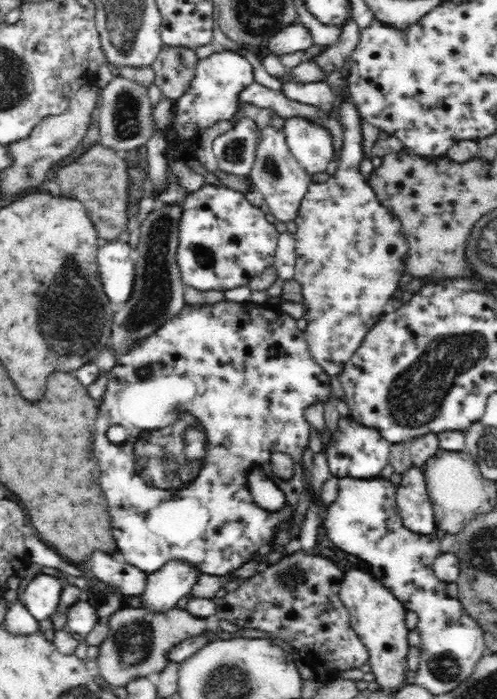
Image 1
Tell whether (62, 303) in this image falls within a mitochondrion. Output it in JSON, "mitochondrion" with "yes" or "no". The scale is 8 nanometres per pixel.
{"mitochondrion":"yes"}

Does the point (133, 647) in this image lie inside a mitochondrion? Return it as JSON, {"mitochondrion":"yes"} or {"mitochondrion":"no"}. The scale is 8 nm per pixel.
{"mitochondrion":"yes"}

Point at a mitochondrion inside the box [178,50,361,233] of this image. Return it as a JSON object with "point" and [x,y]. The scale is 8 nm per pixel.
{"point":[235,150]}

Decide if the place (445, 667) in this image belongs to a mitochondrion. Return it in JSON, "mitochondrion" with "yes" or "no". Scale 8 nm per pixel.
{"mitochondrion":"yes"}

